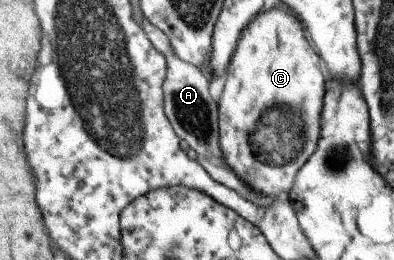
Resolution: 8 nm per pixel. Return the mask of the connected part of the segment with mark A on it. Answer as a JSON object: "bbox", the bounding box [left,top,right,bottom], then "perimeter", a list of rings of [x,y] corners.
{"bbox":[142,17,276,208],"perimeter":[[[144,17],[142,20],[142,29],[148,34],[154,47],[166,56],[168,72],[165,81],[165,112],[169,120],[173,122],[174,131],[181,140],[188,143],[197,154],[197,161],[202,164],[206,171],[214,178],[214,181],[225,185],[231,190],[236,190],[241,196],[244,196],[250,202],[268,208],[276,202],[276,198],[266,198],[258,194],[254,188],[250,188],[240,176],[232,169],[232,166],[226,162],[224,152],[222,152],[221,135],[219,132],[219,102],[216,102],[210,94],[210,82],[204,78],[200,68],[184,62],[172,48],[170,38],[166,36],[160,28],[156,27],[150,20]]]}

